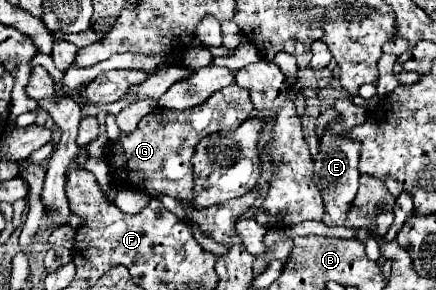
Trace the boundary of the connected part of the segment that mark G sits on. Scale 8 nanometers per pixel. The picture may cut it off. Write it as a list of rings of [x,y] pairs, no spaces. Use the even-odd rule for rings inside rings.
[[[235,83],[229,85],[227,89],[215,91],[207,101],[203,101],[203,105],[195,109],[177,111],[177,109],[157,107],[139,121],[133,133],[121,135],[117,143],[111,143],[107,147],[105,163],[109,165],[109,175],[111,179],[121,181],[123,185],[127,183],[137,191],[147,191],[147,193],[157,191],[169,197],[191,201],[191,185],[193,185],[191,157],[195,145],[209,133],[235,129],[239,123],[251,117],[251,111],[253,103],[249,91],[241,89]]]

